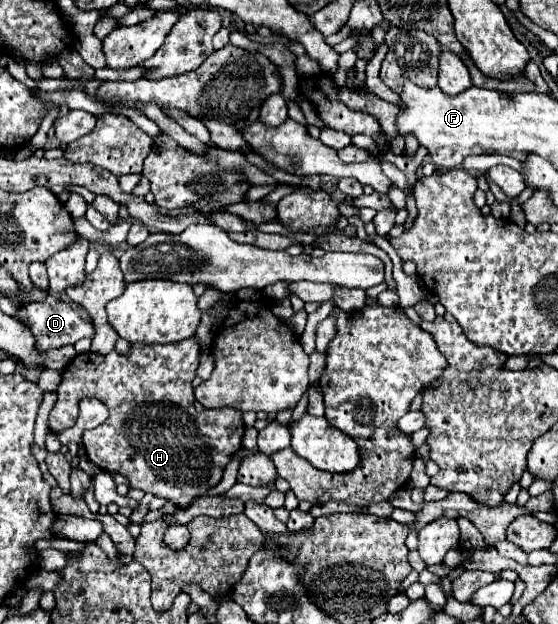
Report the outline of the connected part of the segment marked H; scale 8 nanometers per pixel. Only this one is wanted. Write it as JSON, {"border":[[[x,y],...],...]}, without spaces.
{"border":[[[193,337],[189,341],[179,341],[177,345],[153,345],[153,349],[149,349],[149,345],[133,345],[127,355],[117,355],[117,351],[107,355],[75,355],[75,359],[63,369],[63,379],[57,389],[59,397],[49,415],[49,427],[55,433],[73,427],[79,413],[79,401],[85,397],[103,401],[109,409],[107,421],[83,433],[89,461],[103,471],[121,473],[131,489],[141,489],[155,497],[175,501],[179,507],[187,507],[199,493],[205,493],[221,481],[223,469],[231,459],[231,453],[241,447],[245,431],[241,413],[235,409],[207,409],[195,399],[191,381],[195,379],[197,365],[199,345]]]}

